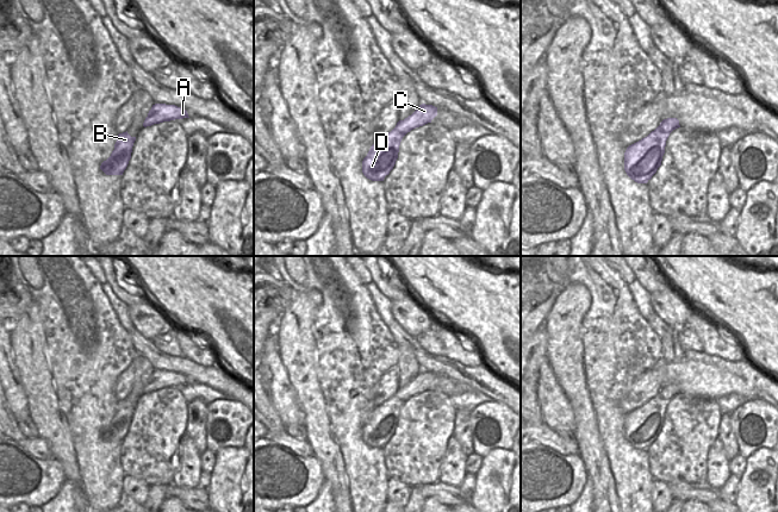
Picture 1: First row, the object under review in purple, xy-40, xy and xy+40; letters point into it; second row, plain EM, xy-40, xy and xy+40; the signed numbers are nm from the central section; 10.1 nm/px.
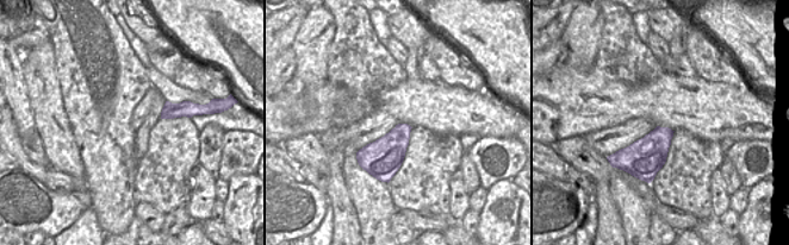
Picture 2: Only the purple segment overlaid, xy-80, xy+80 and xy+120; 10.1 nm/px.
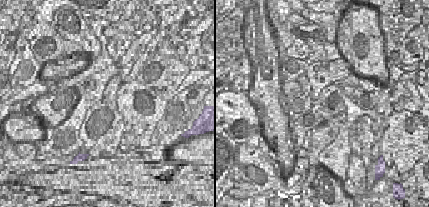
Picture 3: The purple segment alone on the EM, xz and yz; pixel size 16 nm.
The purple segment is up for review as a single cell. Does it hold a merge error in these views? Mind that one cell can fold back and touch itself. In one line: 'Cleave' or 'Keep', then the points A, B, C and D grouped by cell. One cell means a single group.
Cleave. Groups: A C / B D

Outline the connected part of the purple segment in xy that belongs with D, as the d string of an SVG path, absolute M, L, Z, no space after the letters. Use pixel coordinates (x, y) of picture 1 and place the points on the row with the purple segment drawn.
M393 129L371 146L362 161L362 173L372 181L384 181L398 158L403 135Z

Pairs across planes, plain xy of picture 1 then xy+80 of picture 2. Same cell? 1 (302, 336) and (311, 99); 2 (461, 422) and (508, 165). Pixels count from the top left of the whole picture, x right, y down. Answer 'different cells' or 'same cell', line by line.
1: different cells
2: different cells

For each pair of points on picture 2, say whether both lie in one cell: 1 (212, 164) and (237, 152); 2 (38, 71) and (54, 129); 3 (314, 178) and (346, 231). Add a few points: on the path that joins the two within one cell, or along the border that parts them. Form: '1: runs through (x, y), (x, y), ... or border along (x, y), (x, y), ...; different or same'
1: border along (224, 133), (217, 177); different
2: runs through (43, 86), (49, 114); same
3: border along (328, 176), (328, 187), (324, 190); different

